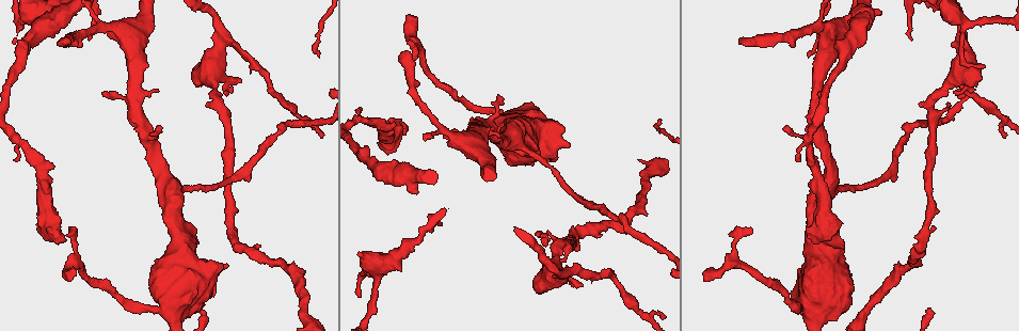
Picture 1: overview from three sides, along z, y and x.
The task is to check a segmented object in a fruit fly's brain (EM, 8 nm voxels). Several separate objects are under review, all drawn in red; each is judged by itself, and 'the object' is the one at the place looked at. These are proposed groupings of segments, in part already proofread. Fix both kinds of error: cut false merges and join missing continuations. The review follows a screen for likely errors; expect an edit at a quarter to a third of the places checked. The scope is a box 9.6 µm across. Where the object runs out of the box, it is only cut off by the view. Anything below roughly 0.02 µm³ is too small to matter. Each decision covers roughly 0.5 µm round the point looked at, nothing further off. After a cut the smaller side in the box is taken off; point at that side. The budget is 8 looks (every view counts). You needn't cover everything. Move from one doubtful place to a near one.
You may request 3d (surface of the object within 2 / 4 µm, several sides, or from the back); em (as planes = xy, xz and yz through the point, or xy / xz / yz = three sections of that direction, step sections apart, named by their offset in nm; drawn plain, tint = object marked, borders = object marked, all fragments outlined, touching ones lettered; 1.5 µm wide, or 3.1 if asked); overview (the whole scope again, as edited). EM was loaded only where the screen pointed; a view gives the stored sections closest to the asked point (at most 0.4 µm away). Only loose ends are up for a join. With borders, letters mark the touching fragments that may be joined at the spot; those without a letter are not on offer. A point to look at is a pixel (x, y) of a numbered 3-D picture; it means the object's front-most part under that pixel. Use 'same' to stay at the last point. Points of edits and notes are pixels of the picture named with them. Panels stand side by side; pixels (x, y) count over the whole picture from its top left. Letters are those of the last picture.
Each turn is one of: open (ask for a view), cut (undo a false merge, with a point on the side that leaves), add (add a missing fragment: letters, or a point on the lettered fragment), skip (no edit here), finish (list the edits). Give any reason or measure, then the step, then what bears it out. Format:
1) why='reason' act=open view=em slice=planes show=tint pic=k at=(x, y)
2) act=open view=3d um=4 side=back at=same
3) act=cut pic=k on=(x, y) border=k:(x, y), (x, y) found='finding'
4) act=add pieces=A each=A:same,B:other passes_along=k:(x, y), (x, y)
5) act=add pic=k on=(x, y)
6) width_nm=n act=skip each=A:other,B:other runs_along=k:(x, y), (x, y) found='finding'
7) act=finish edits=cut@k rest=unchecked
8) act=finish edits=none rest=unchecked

why='sudden change in width' act=open view=em slice=planes show=borders pic=1 at=(844, 187)

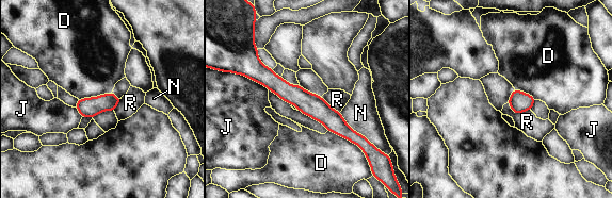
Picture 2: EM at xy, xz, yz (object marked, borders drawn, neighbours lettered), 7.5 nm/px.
act=skip each=D:other,J:other,N:other,R:other runs_along=2:(253, 68), (359, 137) found='one neuron here'

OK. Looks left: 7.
why='free end' act=open view=em slice=planes show=borders pic=1 at=(205, 106)

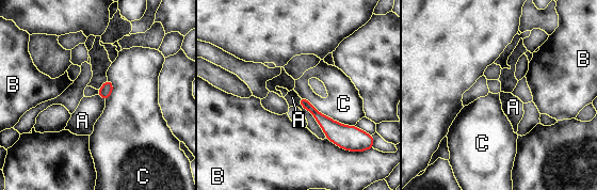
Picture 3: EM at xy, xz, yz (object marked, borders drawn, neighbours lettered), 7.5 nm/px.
longest_contact=C:480nm act=skip each=A:other,B:other,C:other border=3:(299, 97), (326, 138) found='none of them fits'

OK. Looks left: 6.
why='thin end' act=open view=3d um=4 side=back pic=1 at=(324, 135)

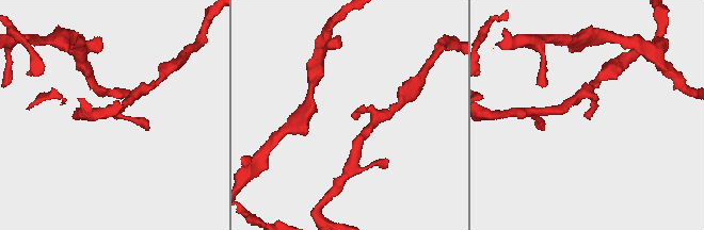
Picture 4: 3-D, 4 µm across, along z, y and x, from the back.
act=open view=em slice=planes show=tint pic=4 at=(586, 116)

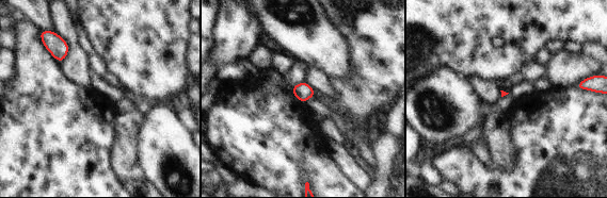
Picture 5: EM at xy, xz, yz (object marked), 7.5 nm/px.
act=open view=em slice=planes show=borders at=same

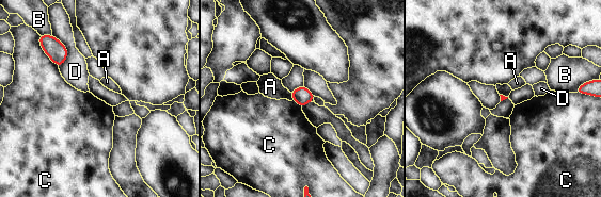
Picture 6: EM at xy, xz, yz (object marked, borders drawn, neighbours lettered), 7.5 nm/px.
act=skip each=A:other,B:other,C:other,D:other border=6:(43, 51), (58, 66) found='none of them fits'

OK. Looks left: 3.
act=finish edits=none rest=unchecked

